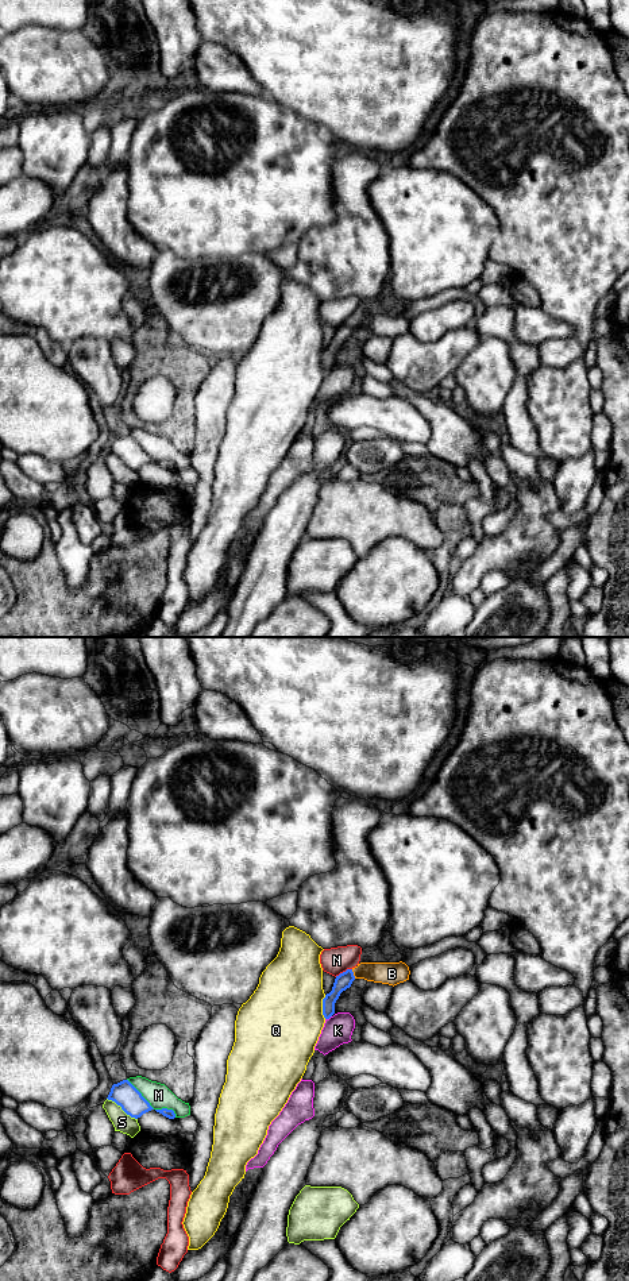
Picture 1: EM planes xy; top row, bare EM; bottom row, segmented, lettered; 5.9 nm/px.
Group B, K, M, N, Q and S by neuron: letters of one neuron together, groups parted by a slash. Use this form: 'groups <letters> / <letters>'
groups B / K / M / N / Q / S

